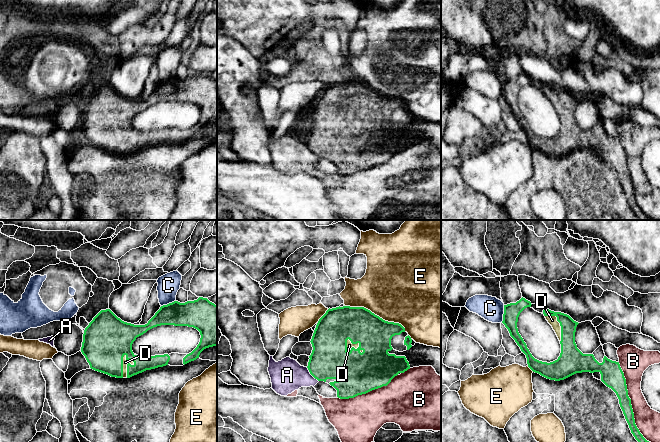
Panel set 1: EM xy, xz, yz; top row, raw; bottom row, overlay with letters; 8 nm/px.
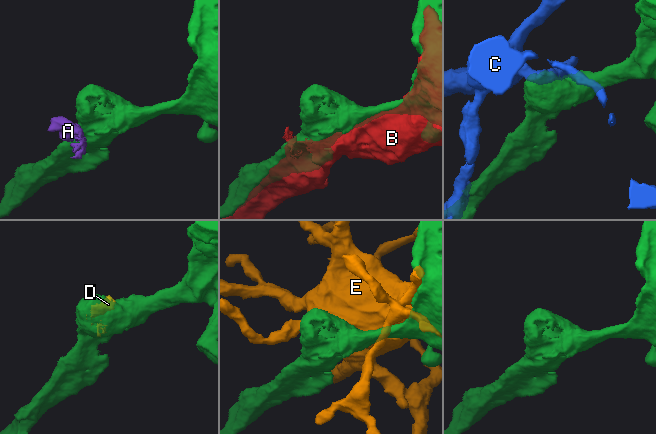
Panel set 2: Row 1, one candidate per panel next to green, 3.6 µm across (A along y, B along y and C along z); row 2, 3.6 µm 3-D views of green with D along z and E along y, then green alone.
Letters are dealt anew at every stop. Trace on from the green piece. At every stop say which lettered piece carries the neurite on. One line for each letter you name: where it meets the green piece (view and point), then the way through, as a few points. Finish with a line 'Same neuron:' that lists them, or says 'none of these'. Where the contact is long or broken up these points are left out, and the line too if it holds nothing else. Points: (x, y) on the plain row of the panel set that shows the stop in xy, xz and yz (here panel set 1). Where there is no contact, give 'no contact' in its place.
D: xy (122, 142)
Same neuron: D

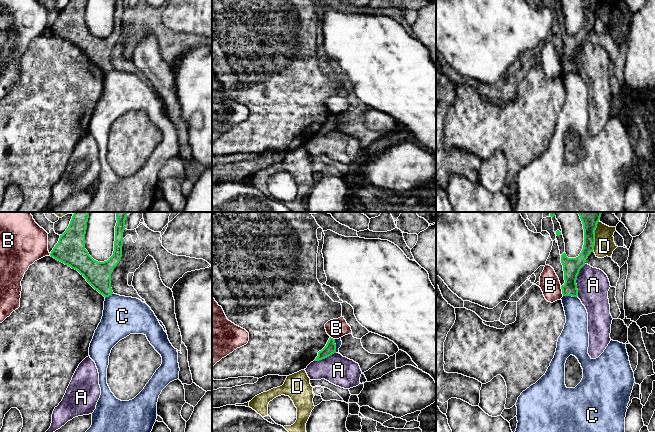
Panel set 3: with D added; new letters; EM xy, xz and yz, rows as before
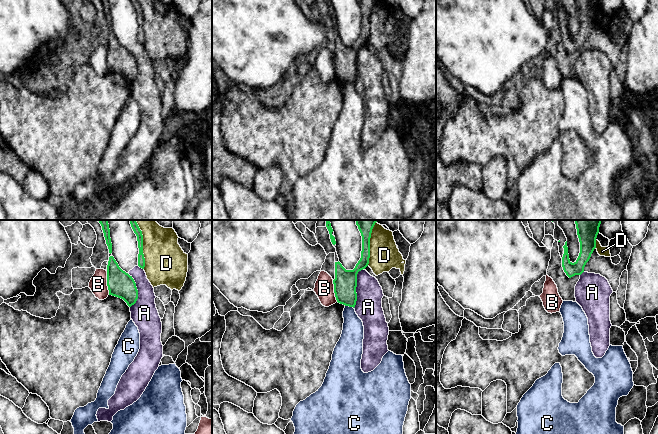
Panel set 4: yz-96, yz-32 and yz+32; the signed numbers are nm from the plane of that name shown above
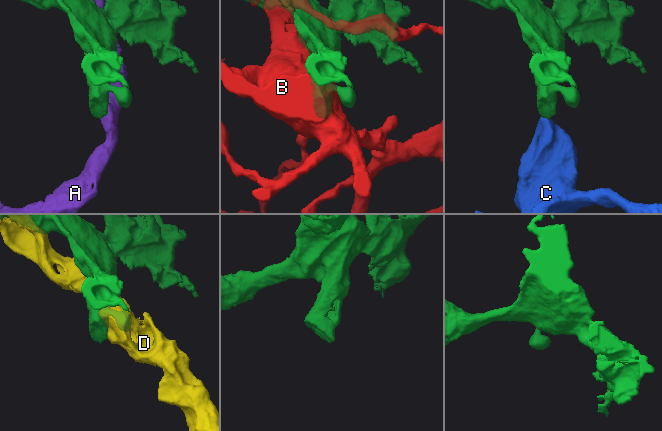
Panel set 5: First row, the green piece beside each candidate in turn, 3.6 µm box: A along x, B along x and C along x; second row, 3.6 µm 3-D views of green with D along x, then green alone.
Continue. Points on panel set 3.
Same neuron: none of these

